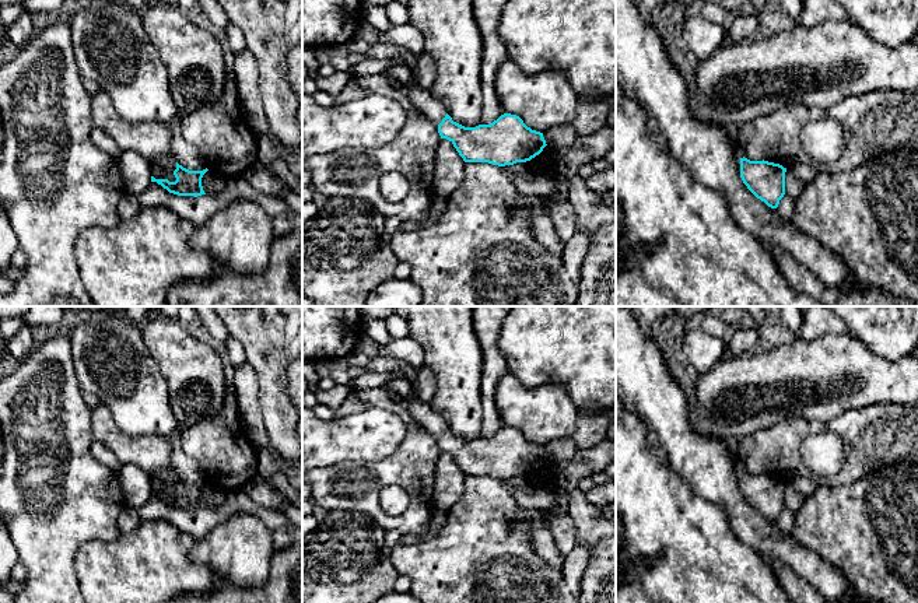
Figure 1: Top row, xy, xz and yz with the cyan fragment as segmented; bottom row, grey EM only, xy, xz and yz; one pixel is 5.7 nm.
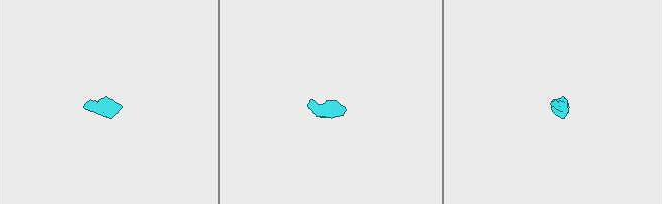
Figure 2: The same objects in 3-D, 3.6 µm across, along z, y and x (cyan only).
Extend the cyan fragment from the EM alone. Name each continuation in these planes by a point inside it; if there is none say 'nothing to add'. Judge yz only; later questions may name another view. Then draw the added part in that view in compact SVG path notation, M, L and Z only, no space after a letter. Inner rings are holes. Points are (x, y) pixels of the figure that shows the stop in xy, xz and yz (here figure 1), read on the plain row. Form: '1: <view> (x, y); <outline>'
nothing to add

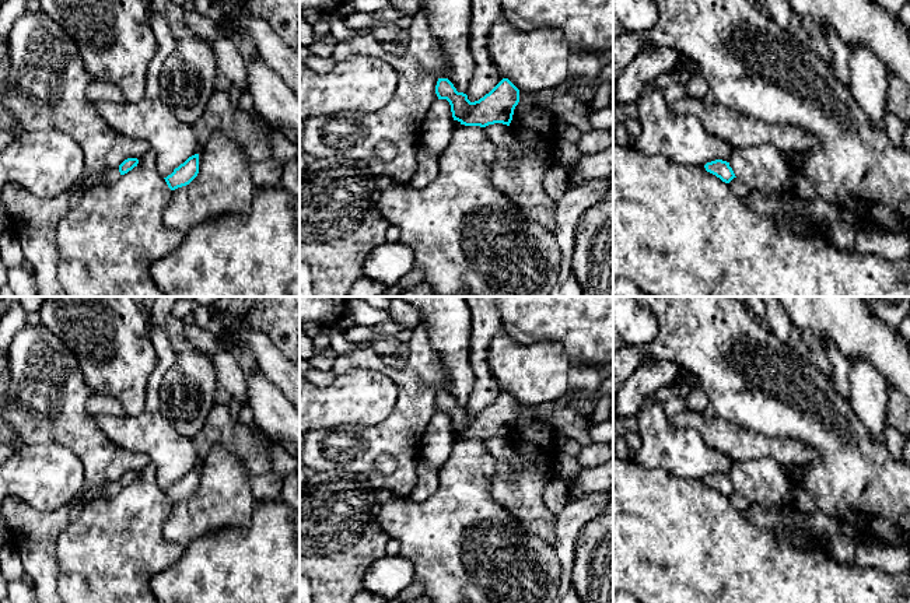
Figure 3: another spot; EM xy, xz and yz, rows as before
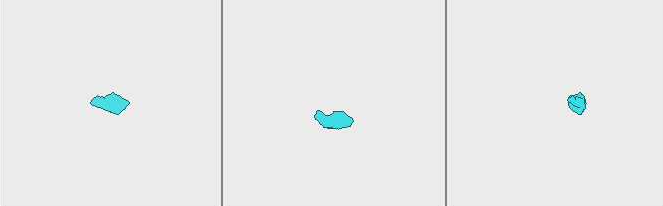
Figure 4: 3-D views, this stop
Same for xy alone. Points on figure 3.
1: xy (112, 488); M112 481L109 484L105 485L104 488L111 497L116 495L120 492L120 485L119 485L119 481Z

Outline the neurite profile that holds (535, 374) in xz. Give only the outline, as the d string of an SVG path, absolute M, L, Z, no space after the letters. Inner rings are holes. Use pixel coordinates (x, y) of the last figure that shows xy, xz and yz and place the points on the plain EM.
M503 333L490 344L489 367L501 390L522 406L559 400L568 389L570 362L556 340L522 346Z

